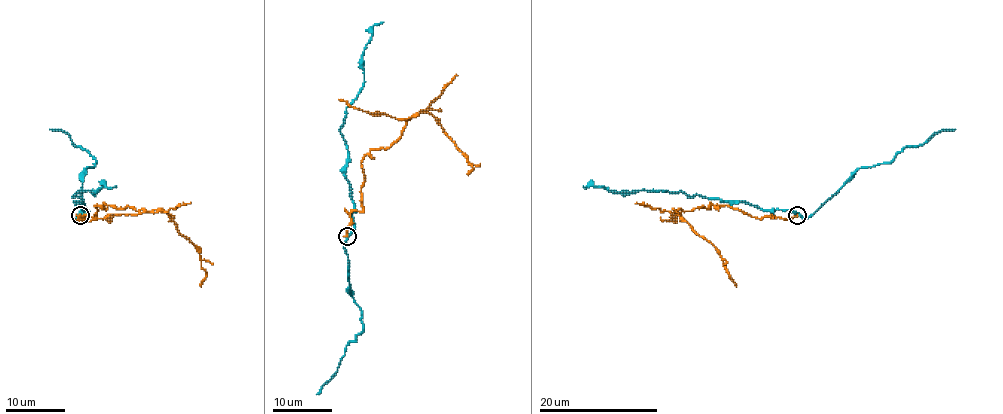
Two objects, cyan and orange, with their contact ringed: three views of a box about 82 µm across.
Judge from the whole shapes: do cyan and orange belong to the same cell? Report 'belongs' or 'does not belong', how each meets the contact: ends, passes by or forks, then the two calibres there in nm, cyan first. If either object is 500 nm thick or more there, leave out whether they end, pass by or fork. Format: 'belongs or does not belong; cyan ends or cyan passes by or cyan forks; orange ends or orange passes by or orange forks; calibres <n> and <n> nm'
does not belong; cyan passes by; orange ends; calibres 360 and 200 nm

